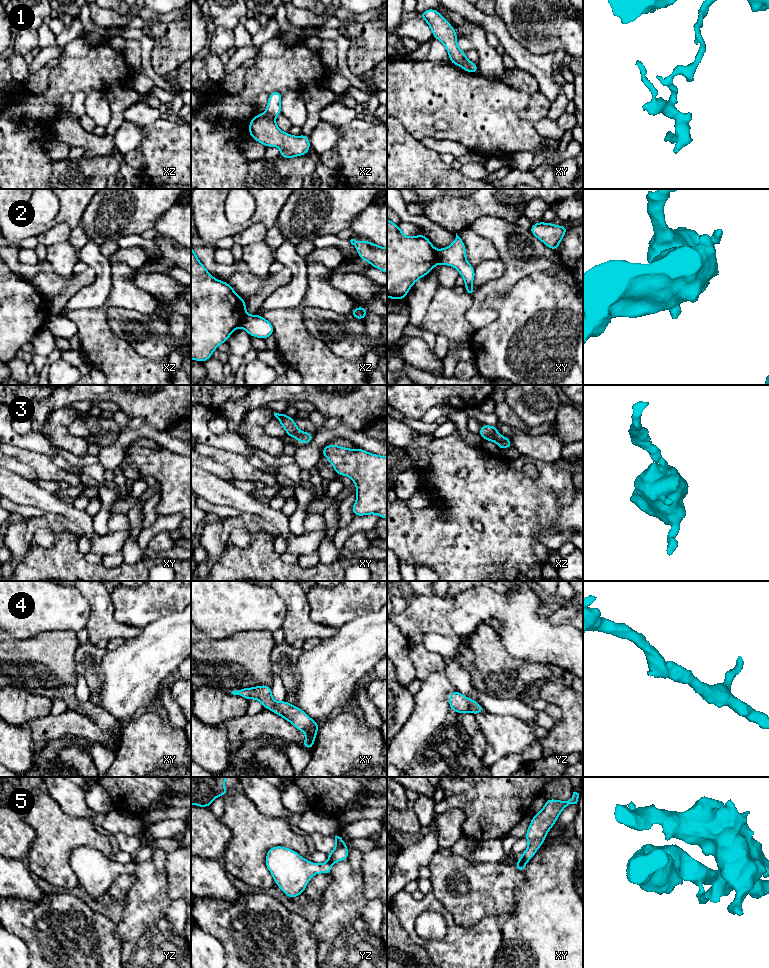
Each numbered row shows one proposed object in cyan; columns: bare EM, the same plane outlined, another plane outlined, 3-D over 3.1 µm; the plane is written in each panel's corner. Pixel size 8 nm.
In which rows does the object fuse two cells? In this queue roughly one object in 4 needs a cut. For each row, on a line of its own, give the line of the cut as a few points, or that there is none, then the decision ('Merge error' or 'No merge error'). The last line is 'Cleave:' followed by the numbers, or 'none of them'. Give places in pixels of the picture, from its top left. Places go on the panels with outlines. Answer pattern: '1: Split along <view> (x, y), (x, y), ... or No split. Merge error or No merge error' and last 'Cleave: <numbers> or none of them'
1: Split along xz (265, 113), (273, 118). Merge error
2: Split along xy (437, 251), (436, 263). Merge error
3: No split. No merge error
4: No split. No merge error
5: Split along xy (519, 859), (525, 863). Merge error
Cleave: 1, 2, 5

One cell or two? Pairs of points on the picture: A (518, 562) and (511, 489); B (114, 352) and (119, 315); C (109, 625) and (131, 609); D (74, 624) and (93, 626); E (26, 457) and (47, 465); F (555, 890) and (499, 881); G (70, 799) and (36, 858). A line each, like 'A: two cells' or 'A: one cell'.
A: one cell
B: two cells
C: two cells
D: two cells
E: one cell
F: two cells
G: two cells

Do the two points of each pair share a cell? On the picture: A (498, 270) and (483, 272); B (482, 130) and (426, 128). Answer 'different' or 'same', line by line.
A: same
B: same

